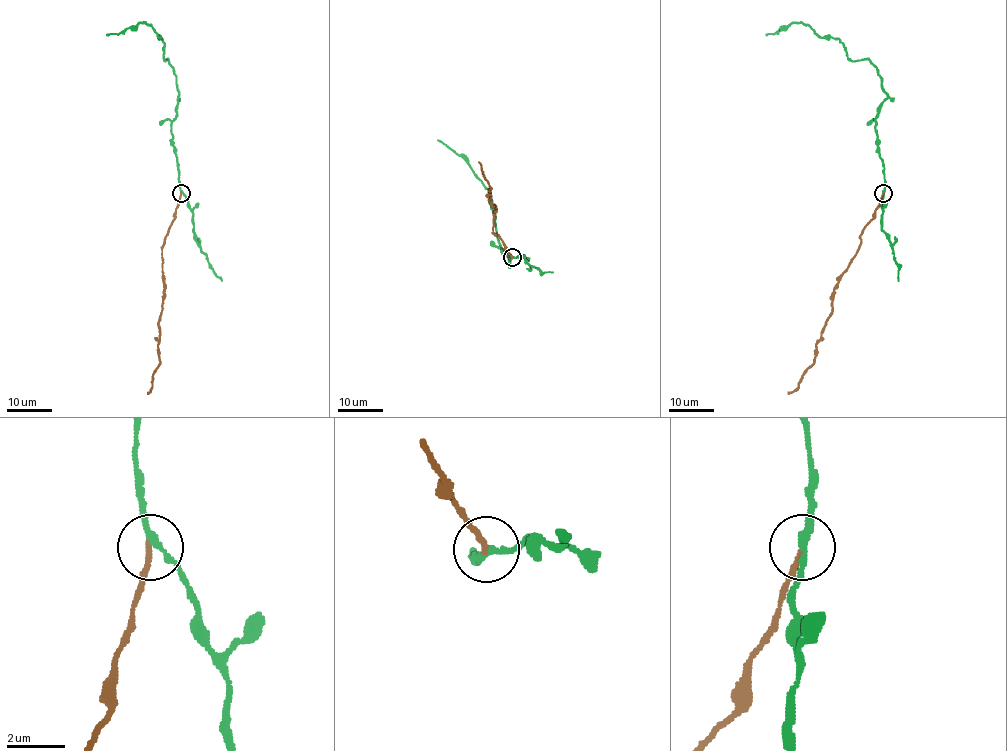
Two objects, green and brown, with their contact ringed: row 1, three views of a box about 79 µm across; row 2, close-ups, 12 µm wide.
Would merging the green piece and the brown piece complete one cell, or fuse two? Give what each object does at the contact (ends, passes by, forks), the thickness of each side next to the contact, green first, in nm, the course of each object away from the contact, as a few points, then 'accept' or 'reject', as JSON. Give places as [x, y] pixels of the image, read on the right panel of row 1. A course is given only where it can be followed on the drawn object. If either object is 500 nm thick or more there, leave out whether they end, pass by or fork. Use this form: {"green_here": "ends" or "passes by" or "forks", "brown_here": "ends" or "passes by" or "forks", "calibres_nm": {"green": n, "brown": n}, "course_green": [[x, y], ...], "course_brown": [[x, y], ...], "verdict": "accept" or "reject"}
{"green_here": "passes by", "brown_here": "ends", "calibres_nm": {"green": 200, "brown": 180}, "course_green": [[883, 192], [874, 126], [887, 94], [878, 69], [806, 24], [766, 35]], "course_brown": [[883, 192], [834, 289], [832, 314], [816, 344], [814, 363], [788, 393]], "verdict": "reject"}

